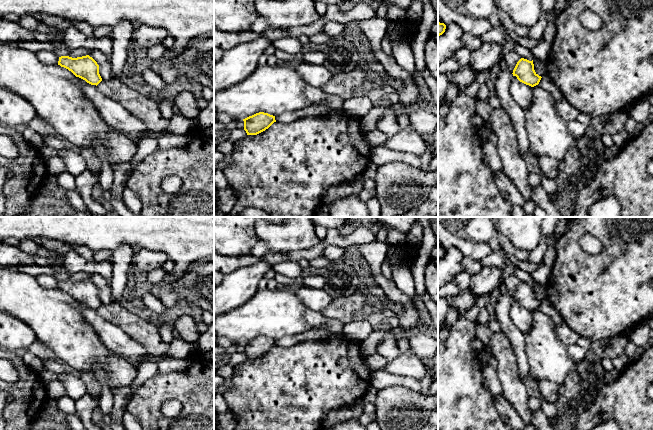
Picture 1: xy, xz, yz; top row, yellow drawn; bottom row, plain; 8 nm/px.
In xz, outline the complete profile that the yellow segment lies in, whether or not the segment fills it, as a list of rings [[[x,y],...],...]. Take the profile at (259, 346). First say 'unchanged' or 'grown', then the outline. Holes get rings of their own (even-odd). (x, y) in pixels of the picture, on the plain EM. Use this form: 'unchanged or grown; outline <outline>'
unchanged; outline [[[259,336],[252,340],[249,340],[244,345],[244,354],[247,359],[257,359],[266,353],[268,353],[274,346],[275,340],[268,337]]]

